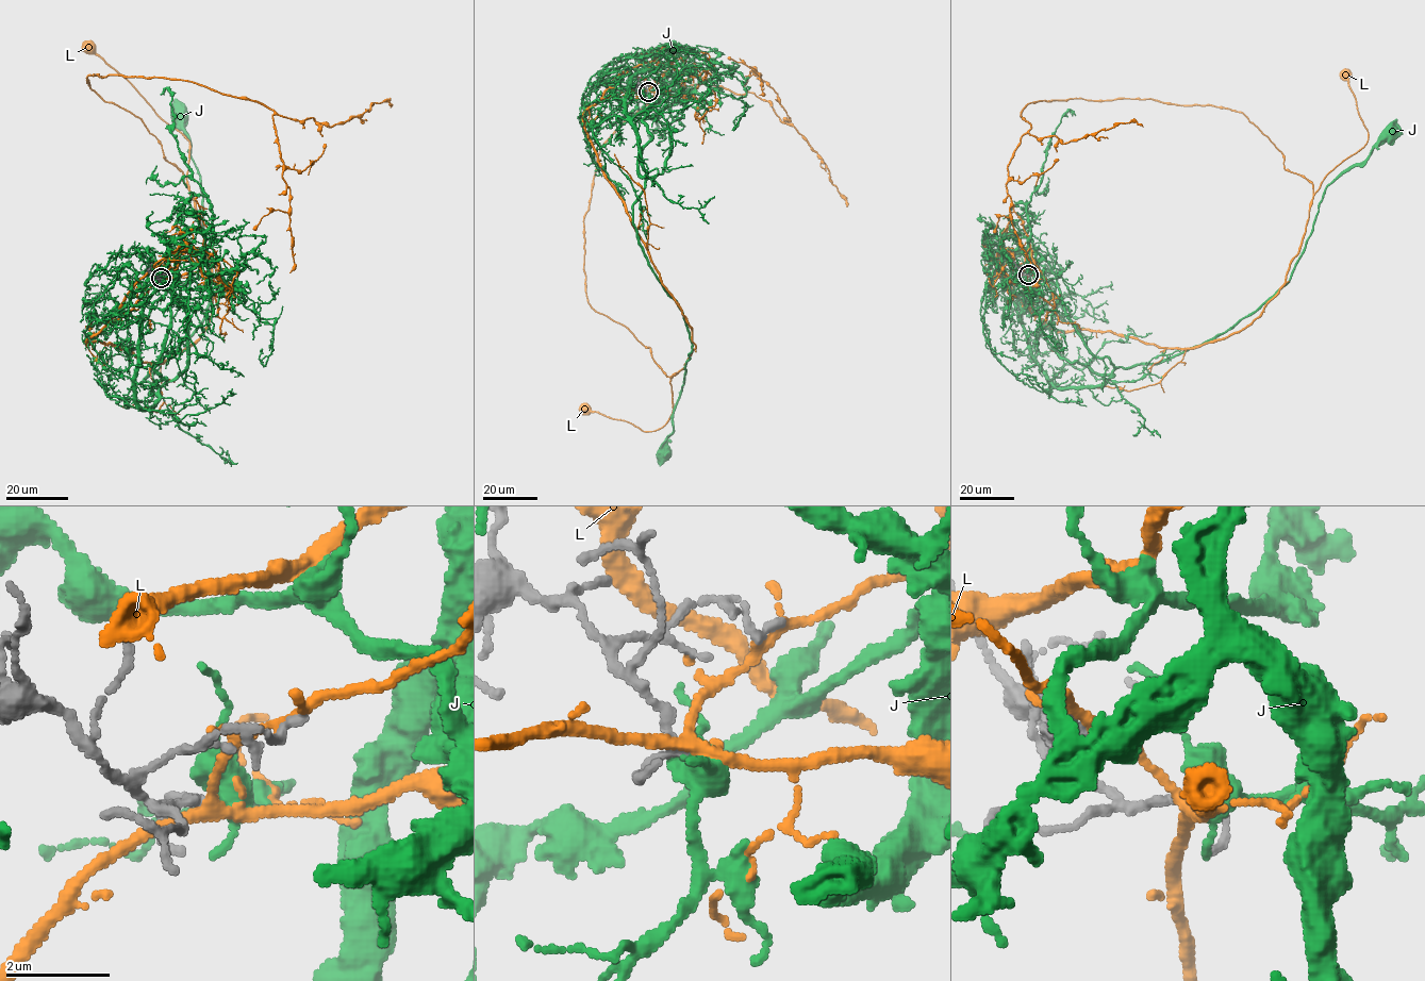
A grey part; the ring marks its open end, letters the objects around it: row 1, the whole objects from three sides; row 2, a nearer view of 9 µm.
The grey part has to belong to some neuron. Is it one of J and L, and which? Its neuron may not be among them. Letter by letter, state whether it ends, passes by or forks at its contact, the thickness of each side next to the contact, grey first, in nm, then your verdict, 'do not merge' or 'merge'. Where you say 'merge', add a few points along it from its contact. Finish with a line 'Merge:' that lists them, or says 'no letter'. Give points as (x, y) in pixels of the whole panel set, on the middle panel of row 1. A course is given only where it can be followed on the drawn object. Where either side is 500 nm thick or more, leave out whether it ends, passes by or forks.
J: it forks there; 160 nm thick on the grey side, 360 nm on the other; merge; it runs (648, 92), (644, 113), (672, 129), (670, 154), (633, 205), (633, 225), (691, 343), (664, 451)
L: it forks there; 160 nm thick on the grey side, 200 nm on the other; do not merge
Merge: J

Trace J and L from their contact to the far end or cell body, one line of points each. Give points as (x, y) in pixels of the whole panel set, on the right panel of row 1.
J: (1028, 275), (1059, 288), (1095, 355), (1116, 368), (1161, 363), (1230, 330), (1289, 280), (1324, 189), (1388, 133)
L: (1028, 275), (1034, 313), (1057, 331), (1180, 348), (1240, 331), (1283, 285), (1322, 181), (1368, 142), (1346, 77)

